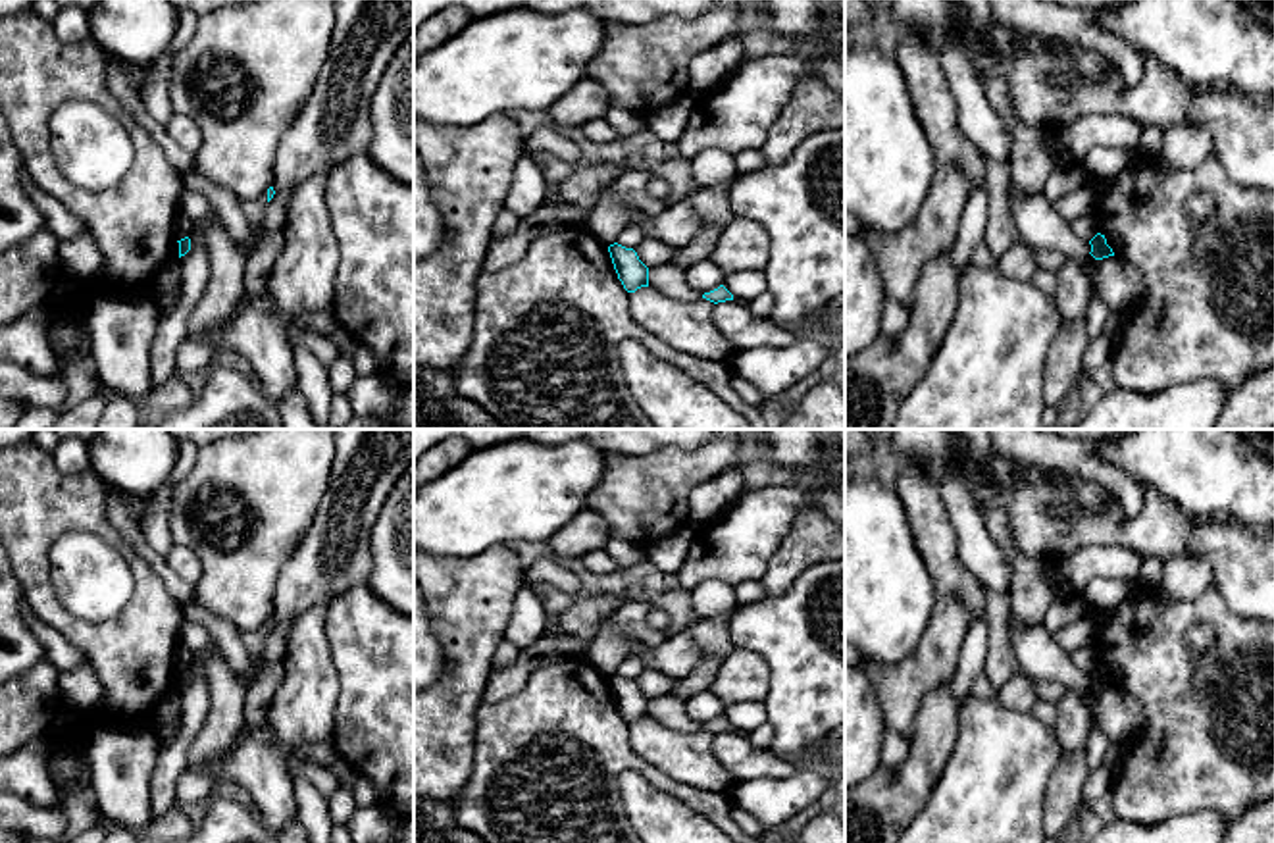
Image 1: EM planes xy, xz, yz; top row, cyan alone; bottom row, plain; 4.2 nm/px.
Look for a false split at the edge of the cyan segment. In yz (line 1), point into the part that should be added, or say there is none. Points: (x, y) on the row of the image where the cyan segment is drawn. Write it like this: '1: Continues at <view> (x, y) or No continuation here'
1: No continuation here

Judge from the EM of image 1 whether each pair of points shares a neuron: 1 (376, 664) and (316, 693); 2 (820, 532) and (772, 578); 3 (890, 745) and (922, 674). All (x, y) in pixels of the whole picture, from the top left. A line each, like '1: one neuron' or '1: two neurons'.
1: two neurons
2: one neuron
3: two neurons

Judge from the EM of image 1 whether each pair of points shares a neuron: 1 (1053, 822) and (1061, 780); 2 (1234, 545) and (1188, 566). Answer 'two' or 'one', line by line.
1: one
2: two

